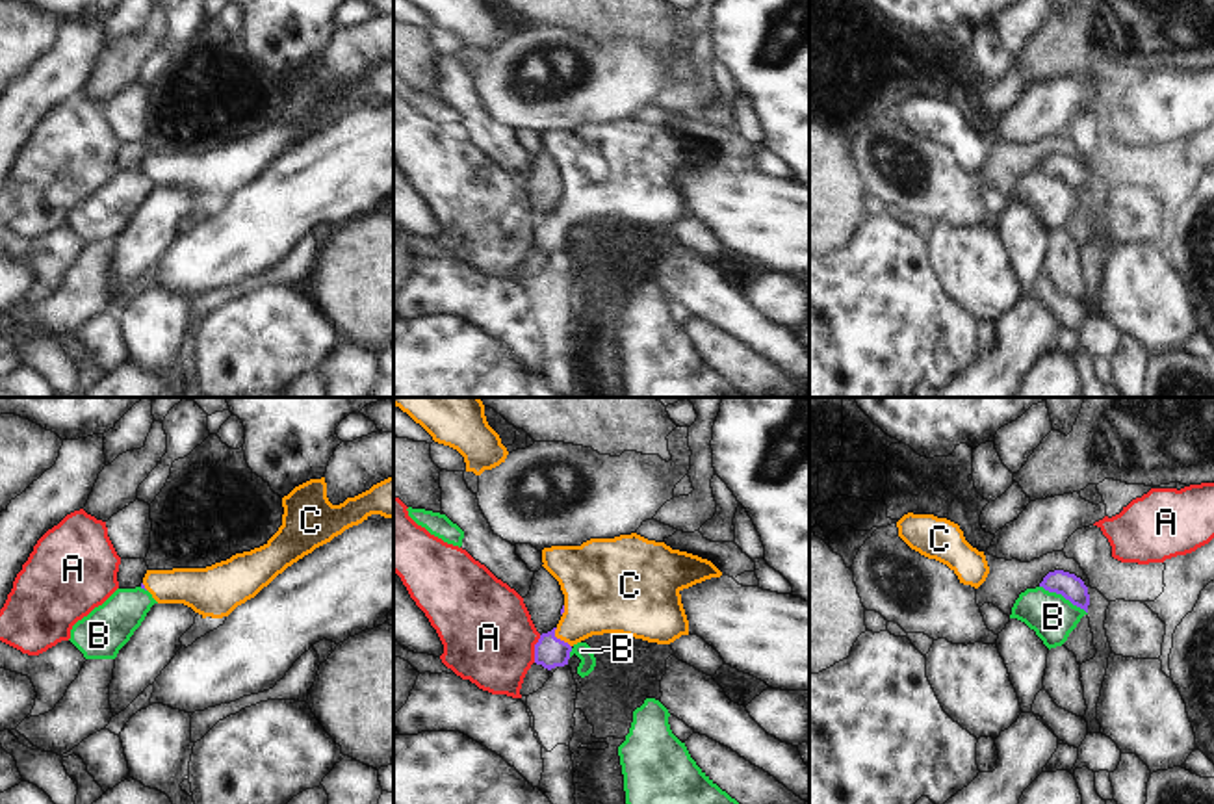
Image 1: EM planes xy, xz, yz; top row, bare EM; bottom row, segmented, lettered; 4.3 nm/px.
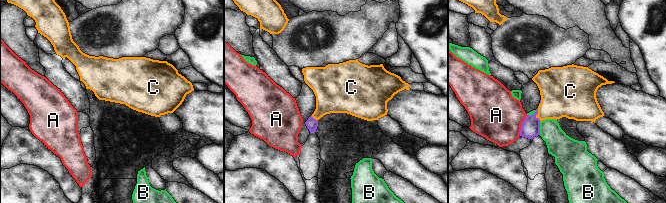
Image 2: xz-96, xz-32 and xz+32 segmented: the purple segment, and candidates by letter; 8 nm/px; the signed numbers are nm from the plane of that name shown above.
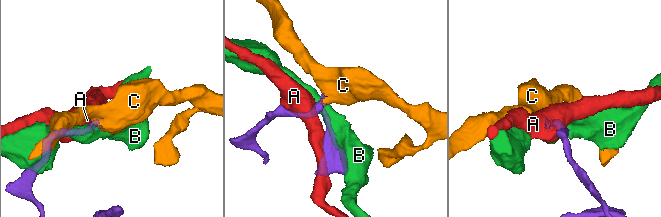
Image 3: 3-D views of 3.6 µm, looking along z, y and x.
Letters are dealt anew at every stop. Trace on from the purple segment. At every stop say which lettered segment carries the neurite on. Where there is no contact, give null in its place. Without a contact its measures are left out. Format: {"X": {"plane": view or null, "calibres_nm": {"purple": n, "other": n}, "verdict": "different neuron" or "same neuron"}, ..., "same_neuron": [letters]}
{"A": {"plane": "xz", "calibres_nm": {"purple": 140, "other": 400}, "verdict": "different neuron"}, "B": {"plane": "yz", "calibres_nm": {"purple": 110, "other": 200}, "verdict": "different neuron"}, "C": {"plane": "xz", "calibres_nm": {"purple": 140, "other": 300}, "verdict": "same neuron"}, "same_neuron": ["C"]}

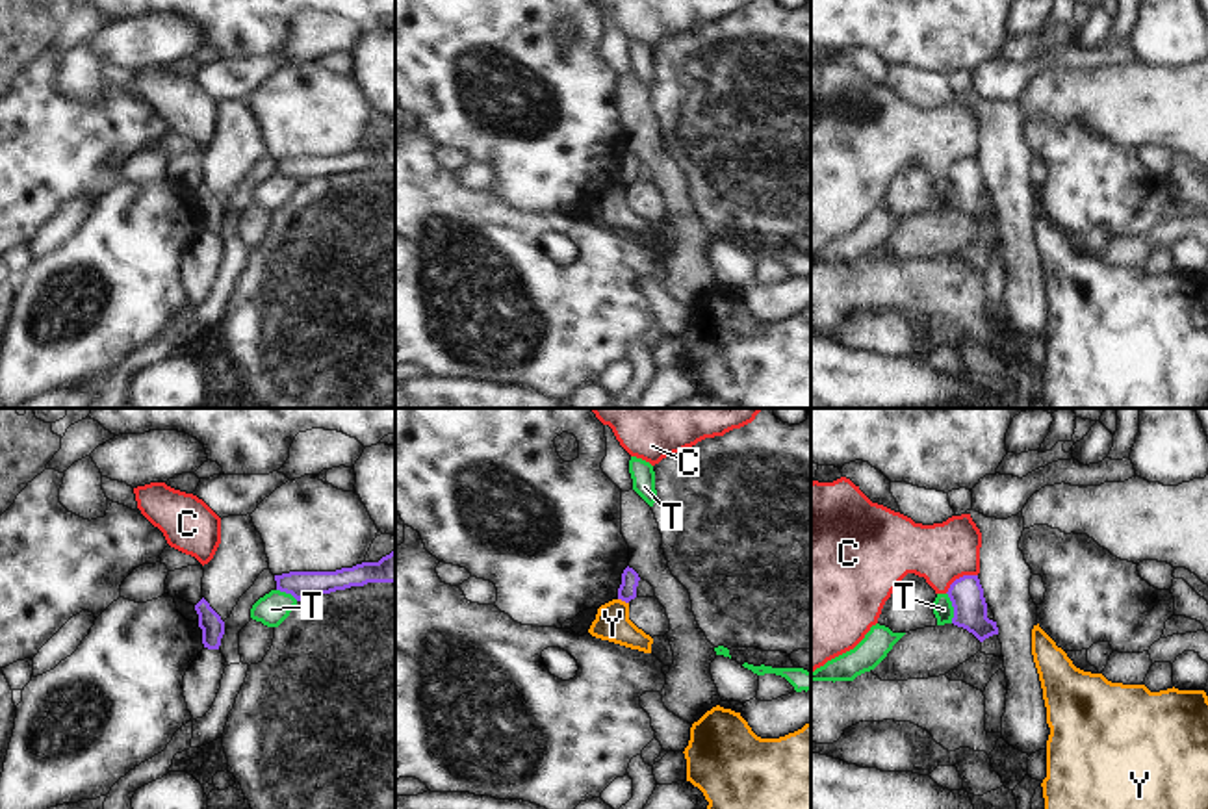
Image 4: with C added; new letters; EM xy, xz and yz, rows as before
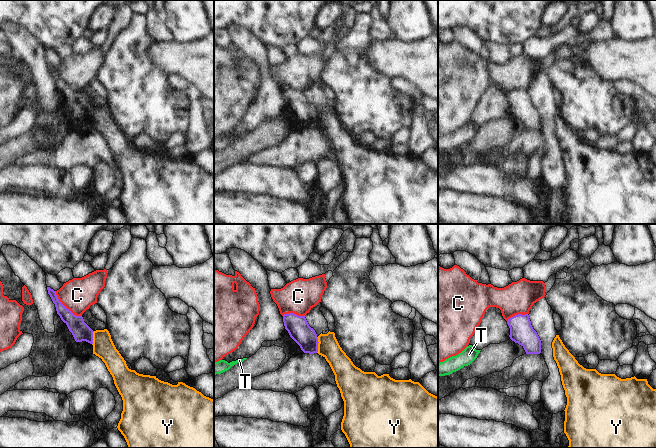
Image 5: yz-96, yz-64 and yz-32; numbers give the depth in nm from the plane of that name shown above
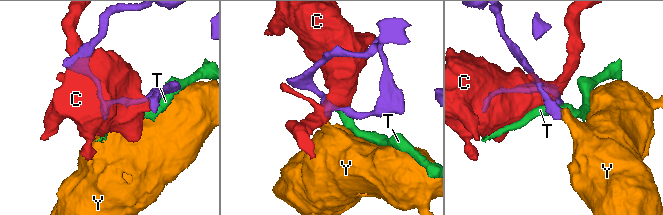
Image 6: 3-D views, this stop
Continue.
{"C": {"plane": "yz", "calibres_nm": {"purple": 140, "other": 260}, "verdict": "different neuron"}, "T": {"plane": "yz", "calibres_nm": {"purple": 140, "other": 90}, "verdict": "different neuron"}, "Y": {"plane": "xz", "calibres_nm": {"purple": 80, "other": 150}, "verdict": "different neuron"}, "same_neuron": []}

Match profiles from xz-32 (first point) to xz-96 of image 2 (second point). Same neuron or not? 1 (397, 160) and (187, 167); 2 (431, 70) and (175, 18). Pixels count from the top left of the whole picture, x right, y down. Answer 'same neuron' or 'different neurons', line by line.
1: same neuron
2: different neurons

